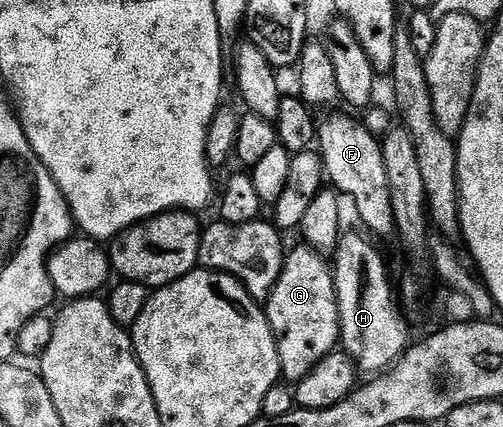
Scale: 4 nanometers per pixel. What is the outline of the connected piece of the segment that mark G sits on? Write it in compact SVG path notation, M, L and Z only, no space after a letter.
M306 244L298 245L292 250L290 247L286 251L281 274L277 276L277 284L265 303L265 313L277 344L279 372L291 384L299 382L313 368L317 368L317 364L321 360L325 360L325 356L336 353L341 342L339 336L339 301L335 295L335 275L332 267L329 265L328 259L327 262L323 259L326 257L320 251L312 250Z

